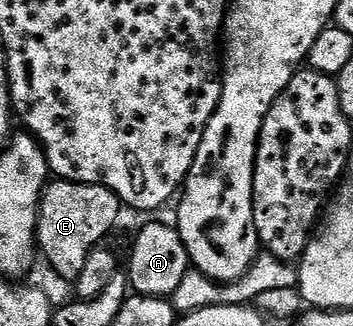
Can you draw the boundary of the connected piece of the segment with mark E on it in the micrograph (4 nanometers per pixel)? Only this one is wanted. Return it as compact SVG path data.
M53 180L45 187L37 212L36 245L45 253L49 266L69 284L76 283L79 272L87 265L87 256L102 245L113 230L123 204L106 186Z

